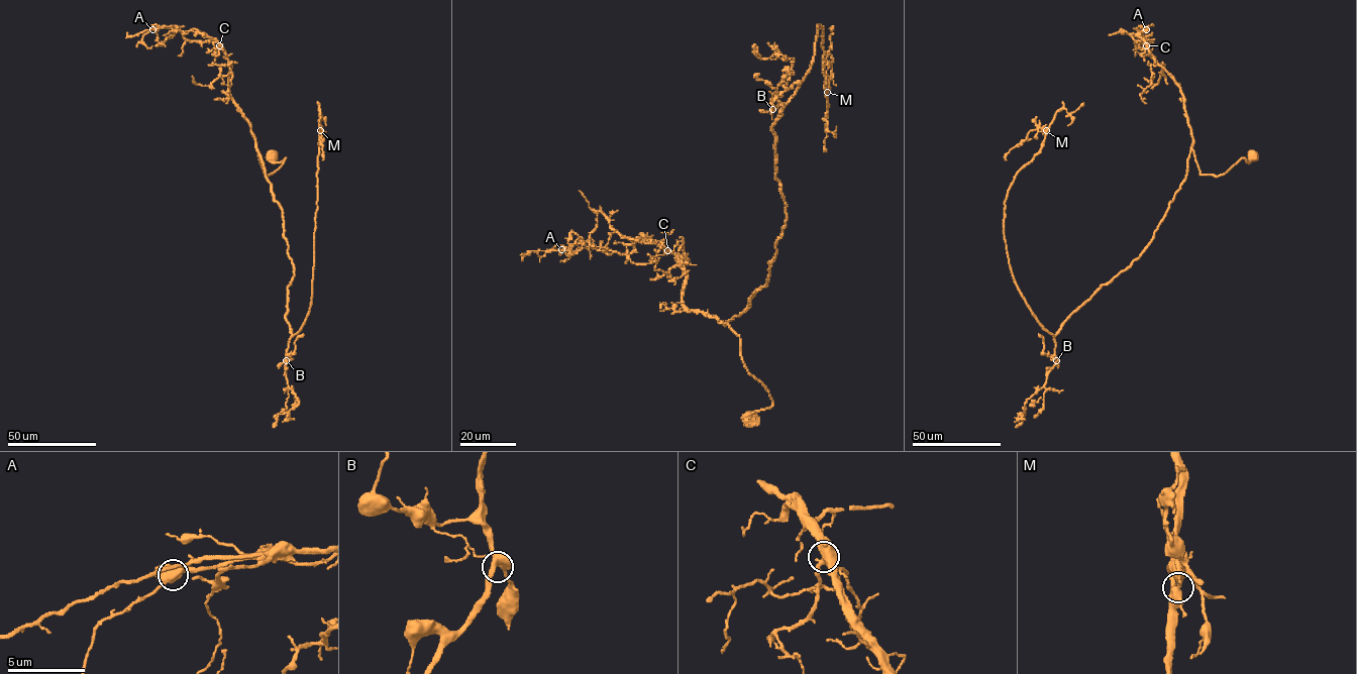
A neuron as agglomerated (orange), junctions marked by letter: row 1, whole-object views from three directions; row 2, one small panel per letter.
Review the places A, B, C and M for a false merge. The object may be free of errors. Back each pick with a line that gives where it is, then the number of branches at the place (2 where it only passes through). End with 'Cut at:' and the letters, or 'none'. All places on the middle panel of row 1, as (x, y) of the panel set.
A: Place: (561, 249). Branches: 4
Cut at: A

